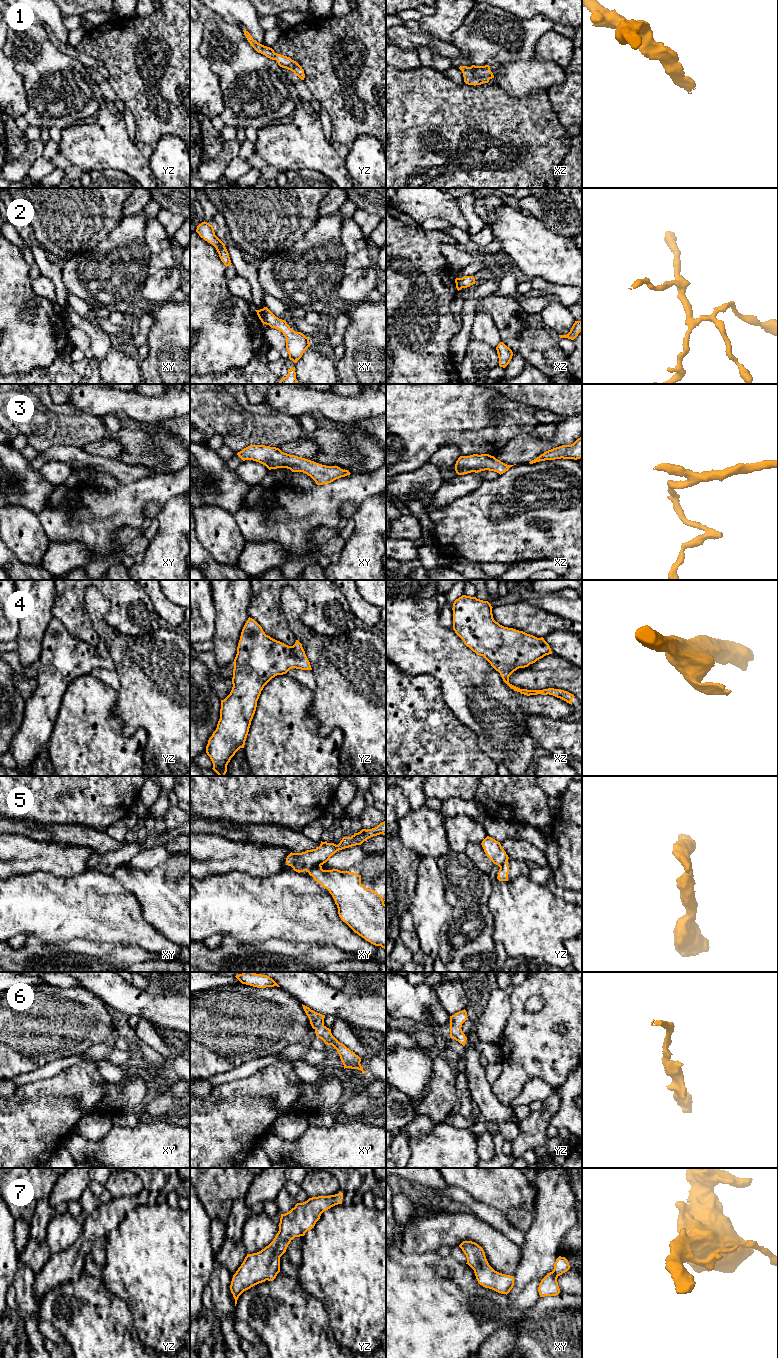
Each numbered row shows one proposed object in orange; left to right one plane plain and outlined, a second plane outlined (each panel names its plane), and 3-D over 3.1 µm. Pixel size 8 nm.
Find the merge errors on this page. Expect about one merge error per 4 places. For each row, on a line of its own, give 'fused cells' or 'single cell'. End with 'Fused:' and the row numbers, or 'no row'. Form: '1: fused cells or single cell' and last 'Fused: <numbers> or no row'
1: single cell
2: single cell
3: single cell
4: single cell
5: fused cells
6: single cell
7: single cell
Fused: 5

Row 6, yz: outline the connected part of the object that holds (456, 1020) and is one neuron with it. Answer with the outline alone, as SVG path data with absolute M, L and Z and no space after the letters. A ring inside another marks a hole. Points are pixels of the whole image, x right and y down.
M465 1009L450 1016L450 1037L458 1041L463 1046L465 1046L467 1037L463 1033L461 1027L466 1020L467 1012Z

